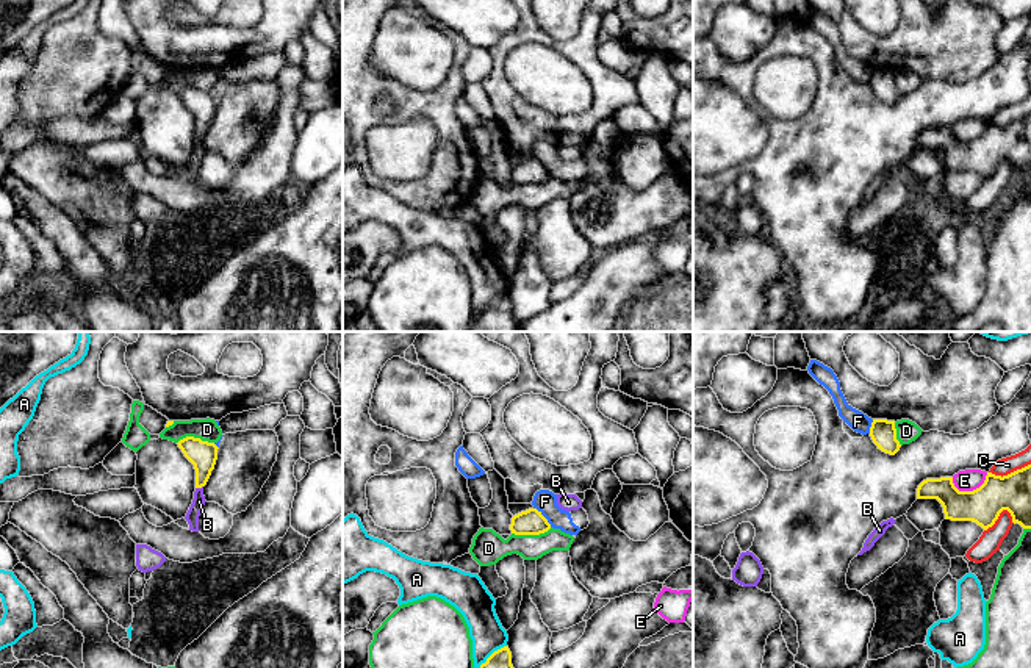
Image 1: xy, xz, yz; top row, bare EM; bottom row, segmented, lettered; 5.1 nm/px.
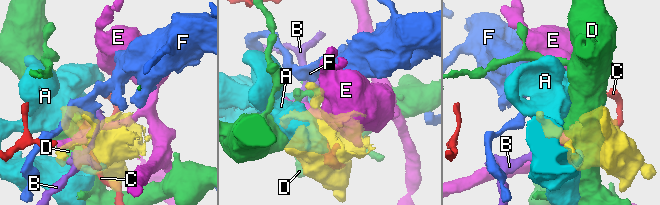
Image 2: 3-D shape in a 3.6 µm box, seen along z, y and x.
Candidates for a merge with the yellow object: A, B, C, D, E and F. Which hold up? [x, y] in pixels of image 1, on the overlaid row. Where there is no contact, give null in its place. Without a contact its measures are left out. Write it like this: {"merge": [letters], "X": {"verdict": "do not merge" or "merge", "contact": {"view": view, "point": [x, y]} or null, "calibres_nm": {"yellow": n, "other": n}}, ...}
{"merge": [], "A": {"verdict": "do not merge", "contact": {"view": "xz", "point": [492, 654]}, "calibres_nm": {"yellow": 100, "other": 170}}, "B": {"verdict": "do not merge", "contact": {"view": "xy", "point": [199, 487]}, "calibres_nm": {"yellow": 140, "other": 70}}, "C": {"verdict": "do not merge", "contact": {"view": "yz", "point": [1011, 473]}, "calibres_nm": {"yellow": 190, "other": 90}}, "D": {"verdict": "do not merge", "contact": {"view": "xz", "point": [531, 534]}, "calibres_nm": {"yellow": 130, "other": 170}}, "E": {"verdict": "do not merge", "contact": {"view": "yz", "point": [973, 490]}, "calibres_nm": {"yellow": 190, "other": 110}}, "F": {"verdict": "do not merge", "contact": {"view": "xz", "point": [543, 517]}, "calibres_nm": {"yellow": 130, "other": 120}}}

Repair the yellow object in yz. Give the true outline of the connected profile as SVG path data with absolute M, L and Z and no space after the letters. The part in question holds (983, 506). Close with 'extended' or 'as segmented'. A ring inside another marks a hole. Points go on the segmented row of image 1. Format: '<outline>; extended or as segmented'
M1031 465L1008 476L987 472L984 483L973 491L959 491L953 477L926 479L917 488L917 499L937 499L945 513L945 519L973 521L984 530L992 527L1003 510L1012 516L1012 523L1023 529L1031 529Z; as segmented

